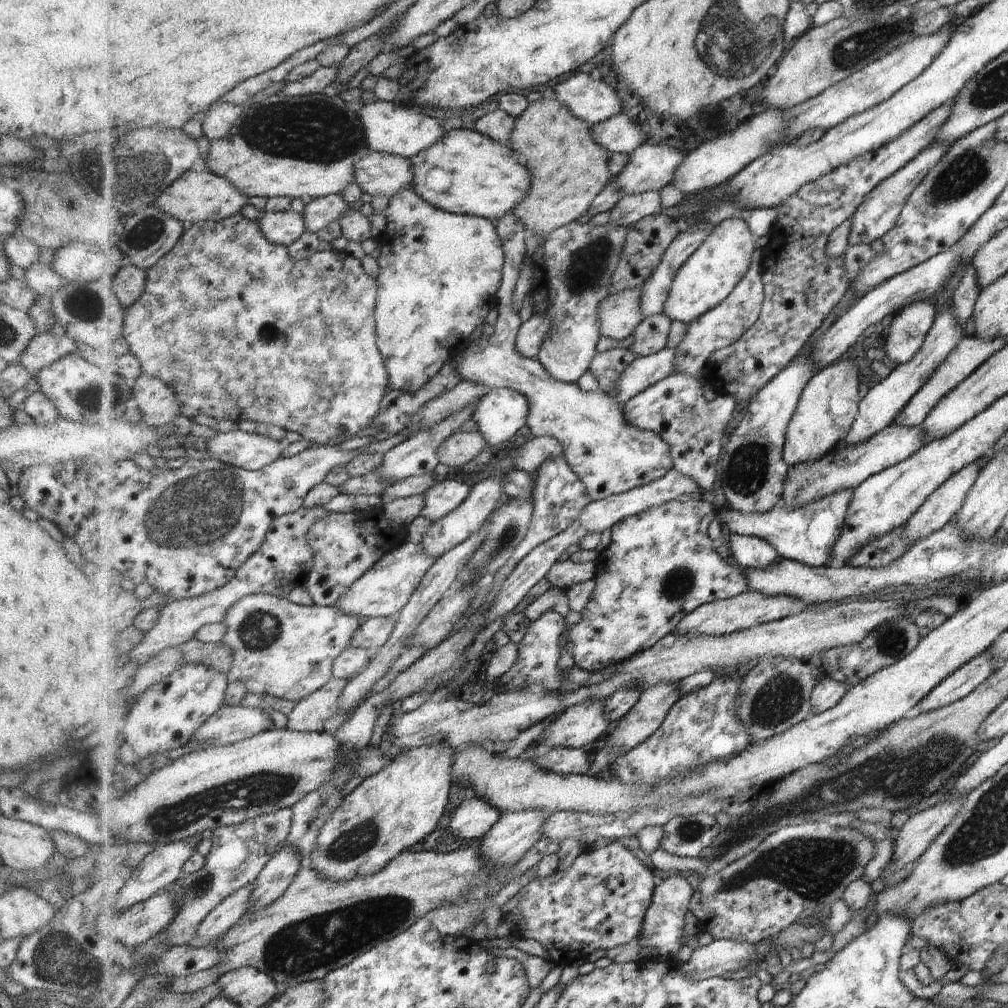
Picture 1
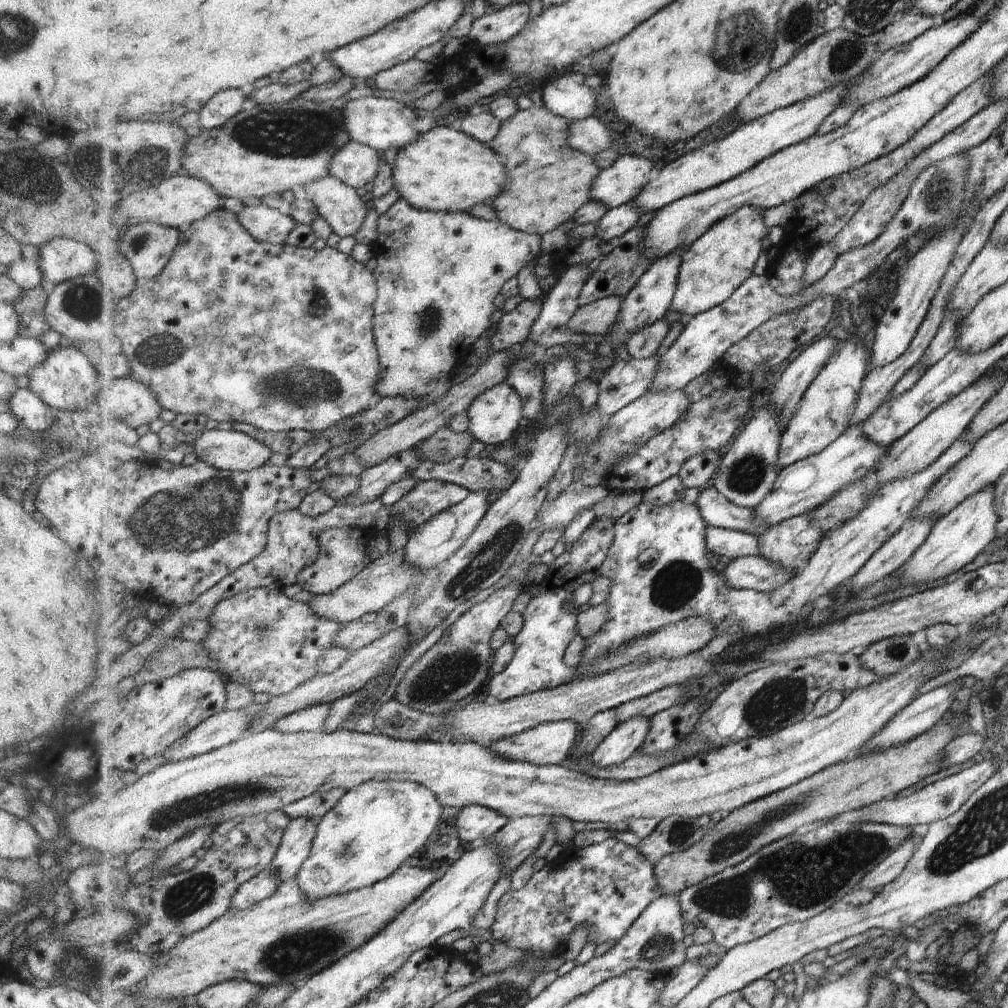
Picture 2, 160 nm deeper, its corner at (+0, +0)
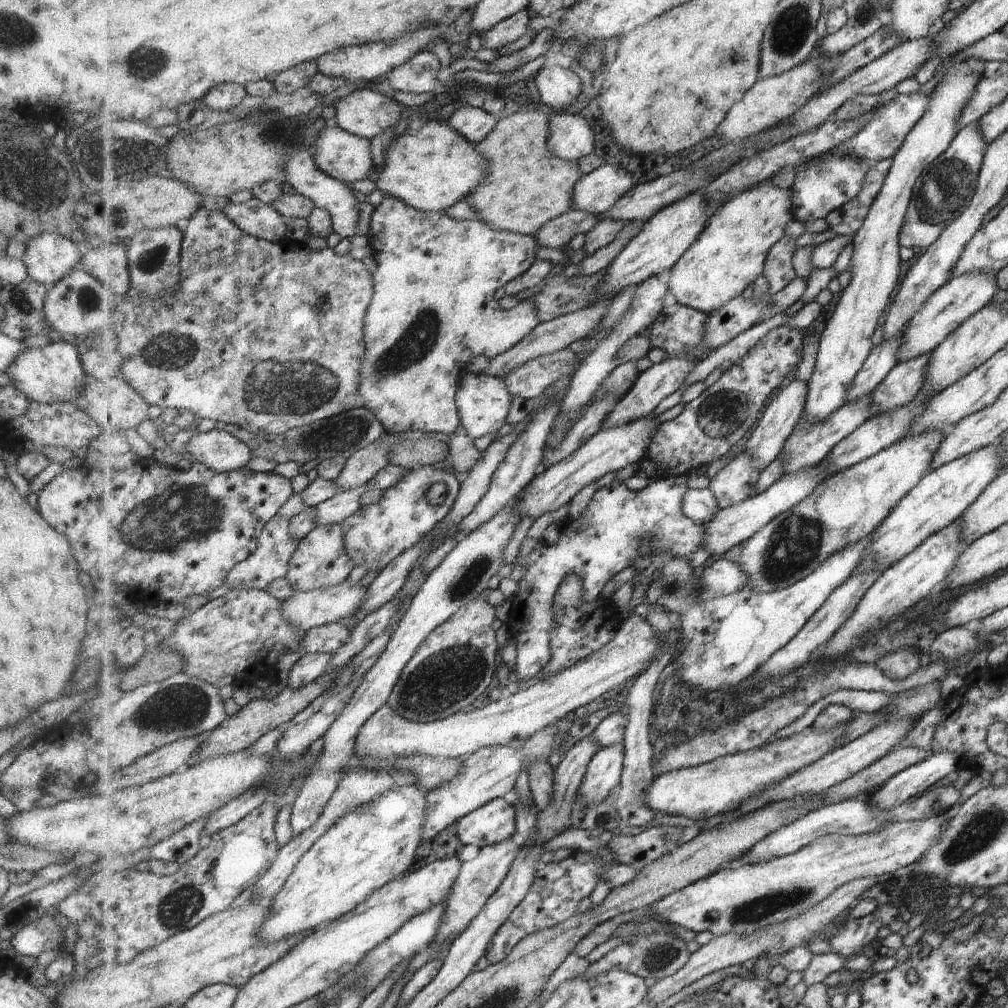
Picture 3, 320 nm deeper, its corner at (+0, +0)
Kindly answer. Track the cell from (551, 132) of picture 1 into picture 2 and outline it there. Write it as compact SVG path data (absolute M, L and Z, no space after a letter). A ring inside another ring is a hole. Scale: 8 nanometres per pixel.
M546 106L519 109L511 118L502 121L499 134L489 146L504 158L505 170L509 174L508 185L503 192L487 202L496 210L501 222L520 231L543 236L553 233L555 228L571 220L591 200L592 186L601 168L590 154L569 146L569 125L570 122L565 117L551 112Z

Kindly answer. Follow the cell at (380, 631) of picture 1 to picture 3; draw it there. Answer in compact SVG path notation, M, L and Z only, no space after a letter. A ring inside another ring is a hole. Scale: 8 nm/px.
M329 624L308 630L300 642L300 650L306 654L334 654L351 638L351 630L343 624Z

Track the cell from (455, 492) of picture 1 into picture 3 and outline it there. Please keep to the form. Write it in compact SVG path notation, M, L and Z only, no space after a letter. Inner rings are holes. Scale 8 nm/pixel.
M431 465L420 469L411 469L395 486L390 486L383 493L383 496L372 505L363 505L358 511L355 511L347 520L341 524L345 545L347 546L349 556L355 560L355 565L367 564L371 570L379 570L381 573L393 560L396 560L409 548L422 542L429 533L431 533L438 524L451 512L459 491L461 488L460 479L453 475L454 469L450 465ZM436 482L444 482L448 486L447 498L441 506L429 504L426 494L429 487Z

